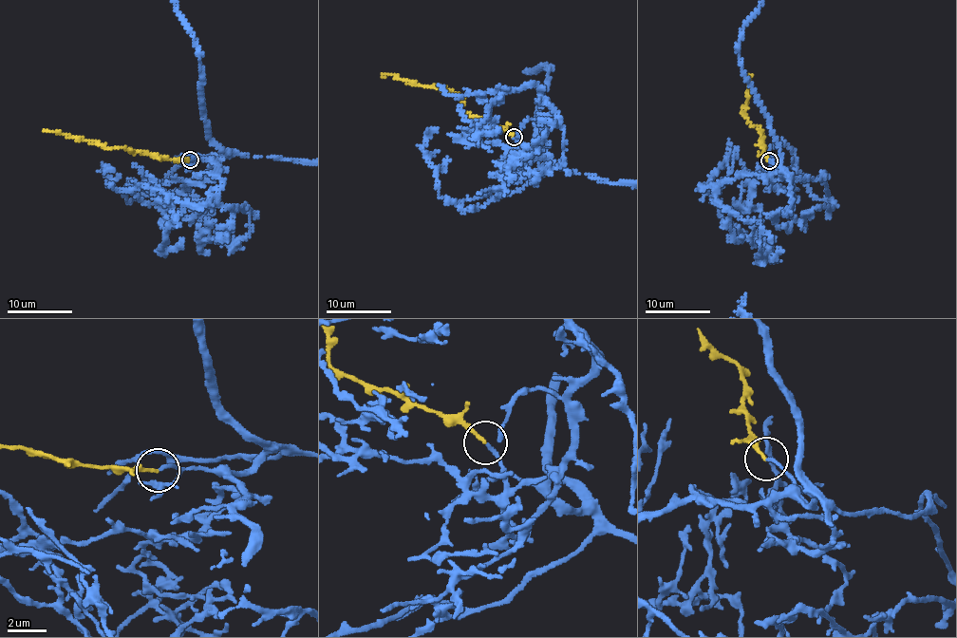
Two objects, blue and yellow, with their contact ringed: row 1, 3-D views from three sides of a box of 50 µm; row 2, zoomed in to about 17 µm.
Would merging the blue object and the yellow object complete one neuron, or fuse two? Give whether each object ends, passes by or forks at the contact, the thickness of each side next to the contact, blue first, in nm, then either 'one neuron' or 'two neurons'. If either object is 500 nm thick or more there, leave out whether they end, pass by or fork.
blue ends; yellow ends; calibres 180 and 160 nm; one neuron

